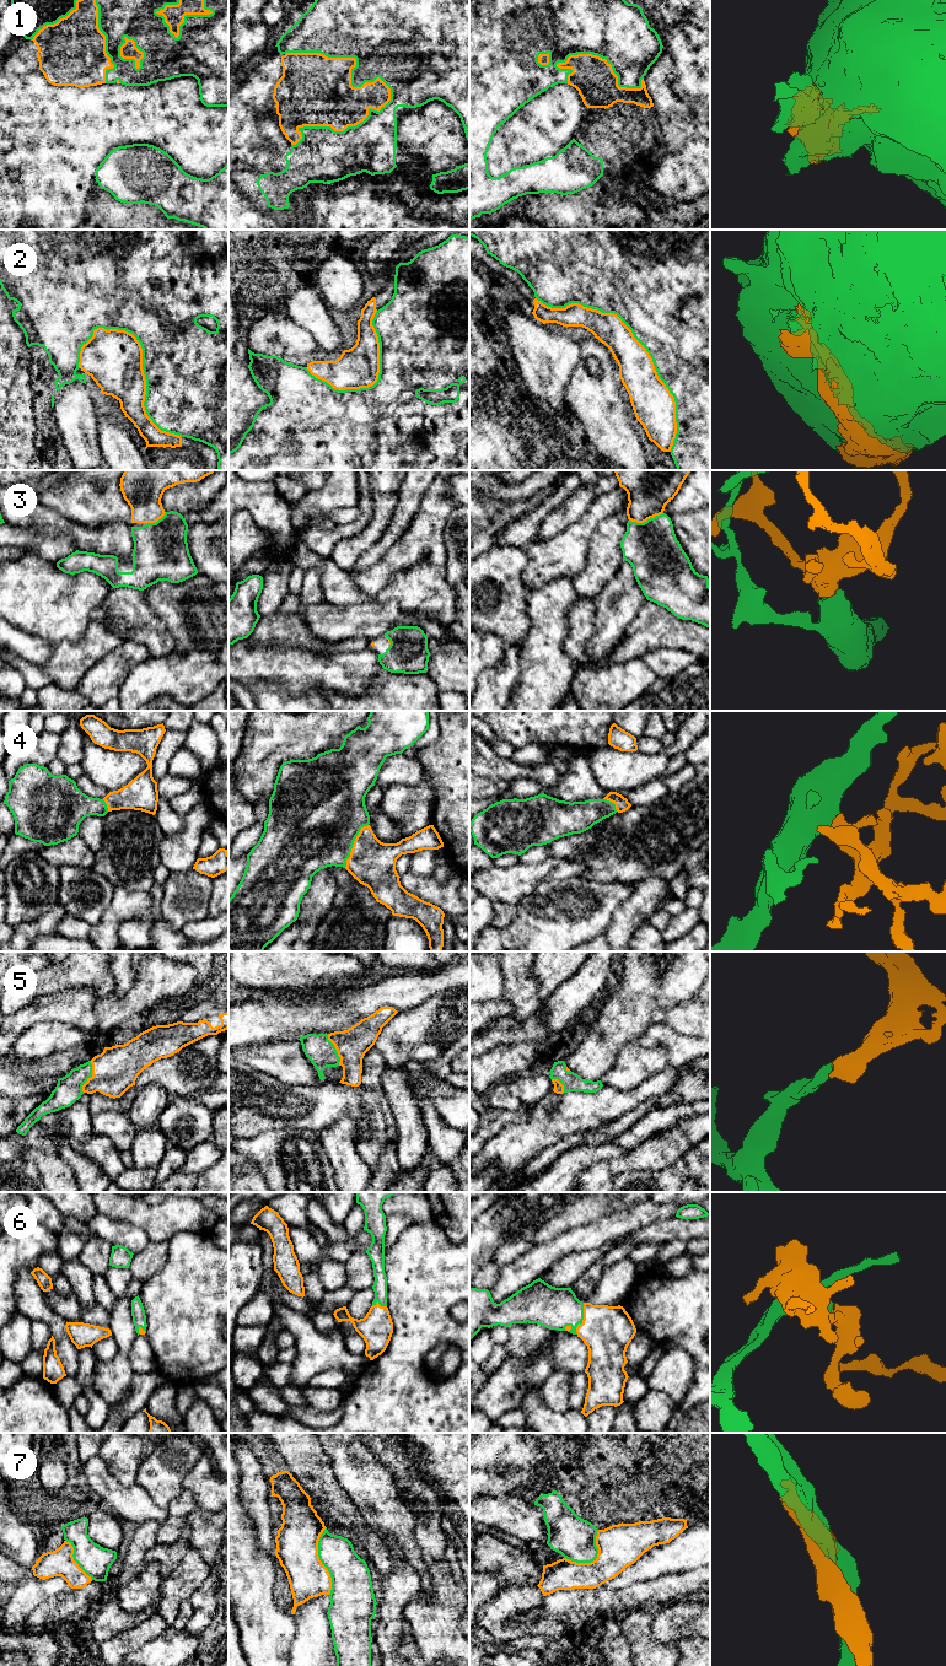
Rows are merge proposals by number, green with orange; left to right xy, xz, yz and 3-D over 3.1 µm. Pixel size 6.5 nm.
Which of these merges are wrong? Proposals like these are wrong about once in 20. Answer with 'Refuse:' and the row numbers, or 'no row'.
Refuse: 2, 7

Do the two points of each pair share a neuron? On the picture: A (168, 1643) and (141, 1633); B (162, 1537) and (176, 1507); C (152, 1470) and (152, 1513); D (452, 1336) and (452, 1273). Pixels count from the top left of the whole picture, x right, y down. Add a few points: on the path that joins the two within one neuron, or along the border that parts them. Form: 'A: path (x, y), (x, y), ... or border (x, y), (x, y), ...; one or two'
A: border (170, 1627), (130, 1653); two
B: path (170, 1530), (176, 1520), (176, 1514); one
C: border (135, 1482), (157, 1505), (166, 1509); two
D: path (444, 1320), (444, 1289); one

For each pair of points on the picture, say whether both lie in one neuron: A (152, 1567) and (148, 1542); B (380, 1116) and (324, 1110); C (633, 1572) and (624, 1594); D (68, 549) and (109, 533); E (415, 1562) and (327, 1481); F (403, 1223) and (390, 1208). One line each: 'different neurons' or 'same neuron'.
A: different neurons
B: different neurons
C: different neurons
D: different neurons
E: different neurons
F: different neurons

